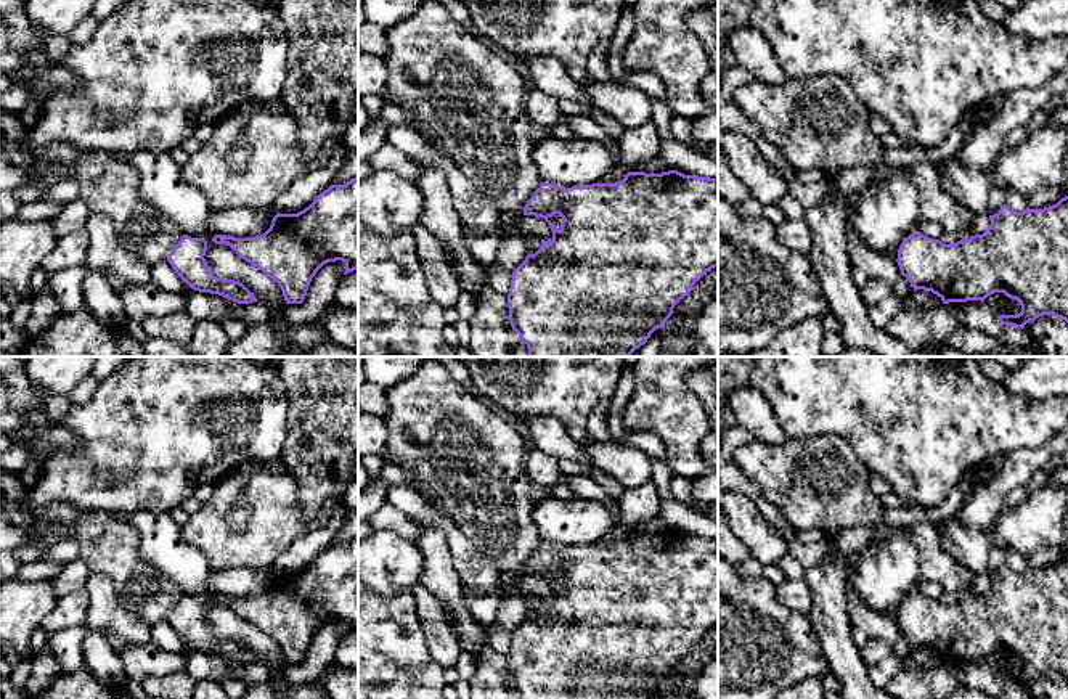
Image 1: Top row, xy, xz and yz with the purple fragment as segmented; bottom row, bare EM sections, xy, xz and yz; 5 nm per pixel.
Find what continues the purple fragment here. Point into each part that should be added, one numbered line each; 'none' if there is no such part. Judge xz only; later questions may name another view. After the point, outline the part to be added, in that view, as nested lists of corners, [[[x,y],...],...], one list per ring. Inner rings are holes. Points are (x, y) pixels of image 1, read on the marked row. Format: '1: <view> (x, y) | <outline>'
none

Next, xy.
none

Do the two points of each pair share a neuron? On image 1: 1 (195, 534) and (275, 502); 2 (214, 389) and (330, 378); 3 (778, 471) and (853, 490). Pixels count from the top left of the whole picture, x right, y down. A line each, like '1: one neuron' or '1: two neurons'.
1: one neuron
2: two neurons
3: one neuron

